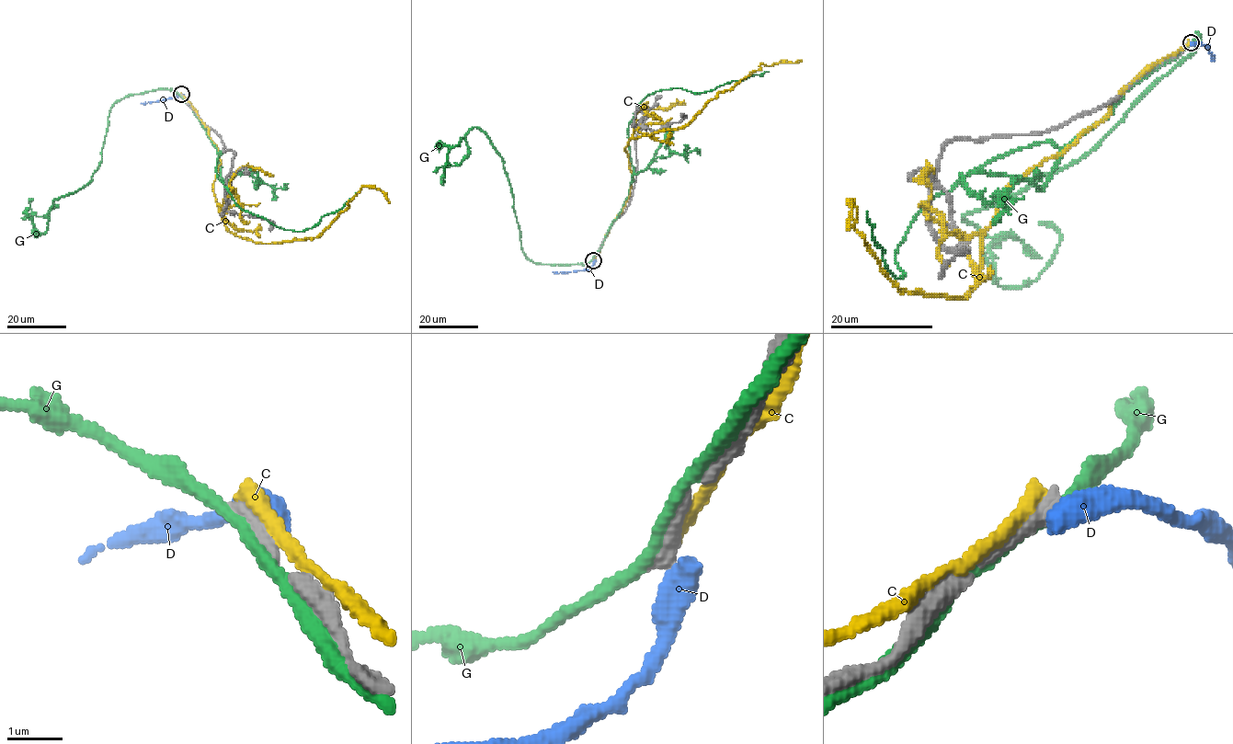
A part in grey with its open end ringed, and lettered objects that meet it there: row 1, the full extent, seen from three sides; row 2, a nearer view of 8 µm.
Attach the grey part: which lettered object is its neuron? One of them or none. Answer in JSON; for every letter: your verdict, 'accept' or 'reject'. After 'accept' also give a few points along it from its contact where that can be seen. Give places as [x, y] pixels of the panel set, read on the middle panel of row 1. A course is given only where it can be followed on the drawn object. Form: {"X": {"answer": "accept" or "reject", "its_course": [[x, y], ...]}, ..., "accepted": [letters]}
{"C": {"answer": "reject"}, "D": {"answer": "reject"}, "G": {"answer": "reject"}, "accepted": []}

